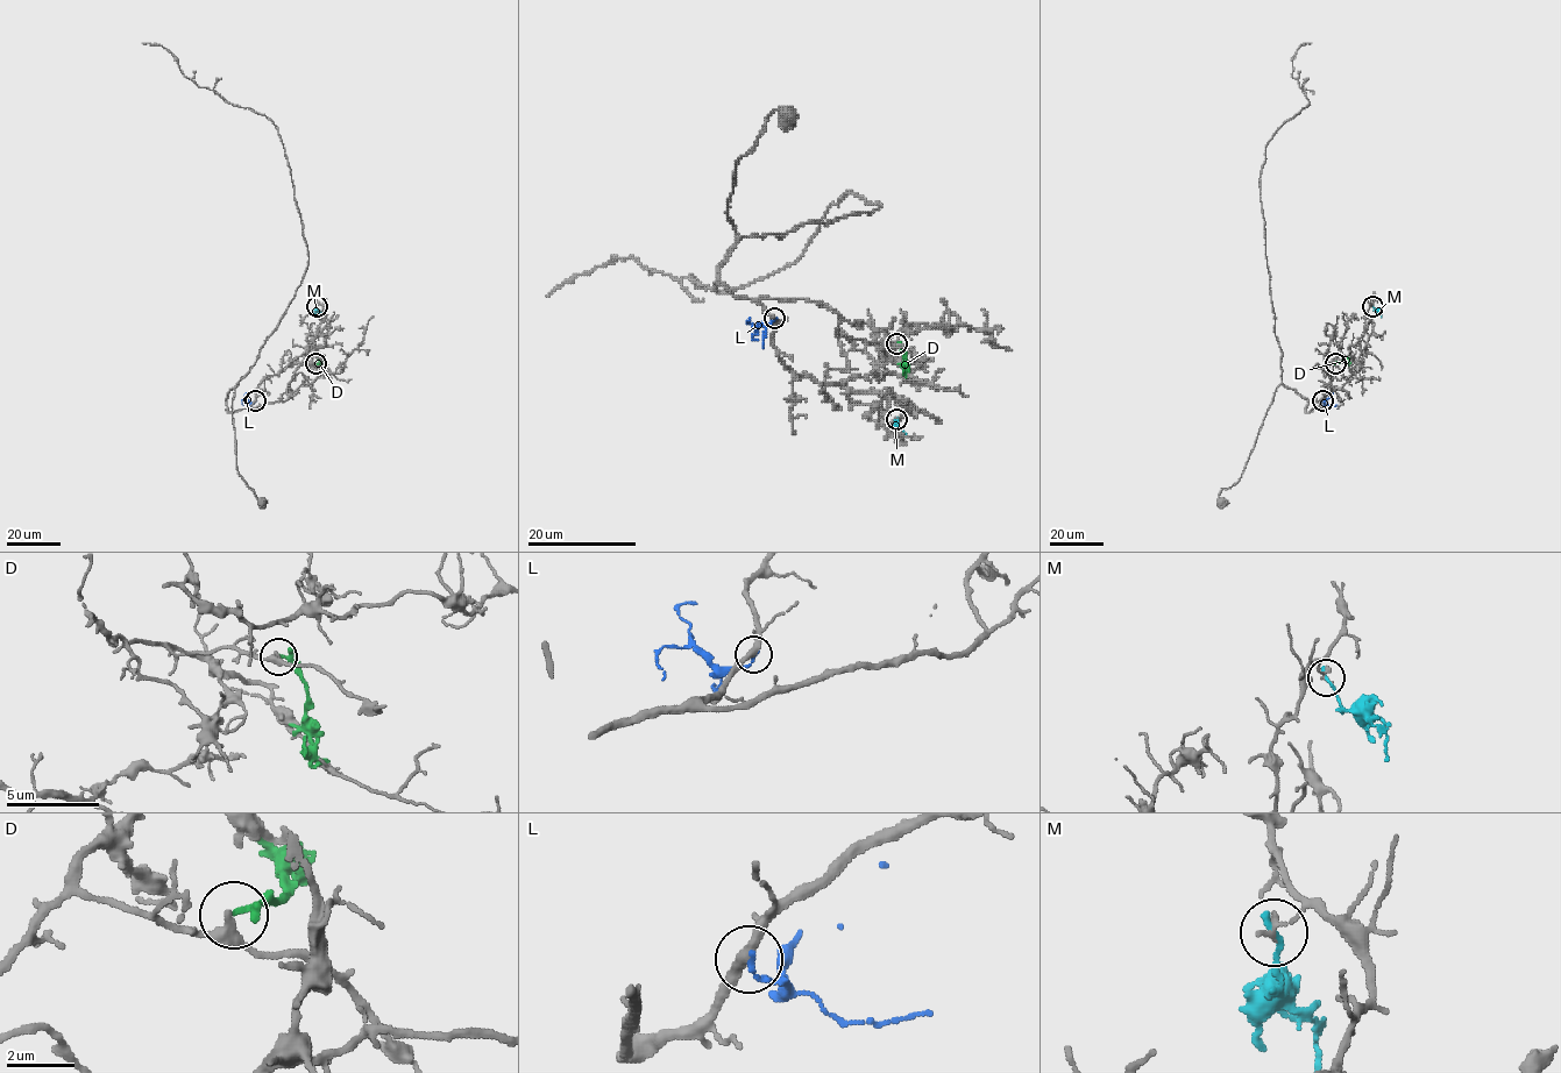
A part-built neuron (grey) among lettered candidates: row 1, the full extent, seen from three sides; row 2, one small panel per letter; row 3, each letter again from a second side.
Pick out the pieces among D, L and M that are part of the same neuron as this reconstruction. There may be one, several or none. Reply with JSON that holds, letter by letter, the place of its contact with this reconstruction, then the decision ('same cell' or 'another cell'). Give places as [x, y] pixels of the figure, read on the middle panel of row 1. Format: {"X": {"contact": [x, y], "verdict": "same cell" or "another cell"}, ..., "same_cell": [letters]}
{"D": {"contact": [896, 343], "verdict": "another cell"}, "L": {"contact": [774, 318], "verdict": "another cell"}, "M": {"contact": [896, 419], "verdict": "another cell"}, "same_cell": []}

